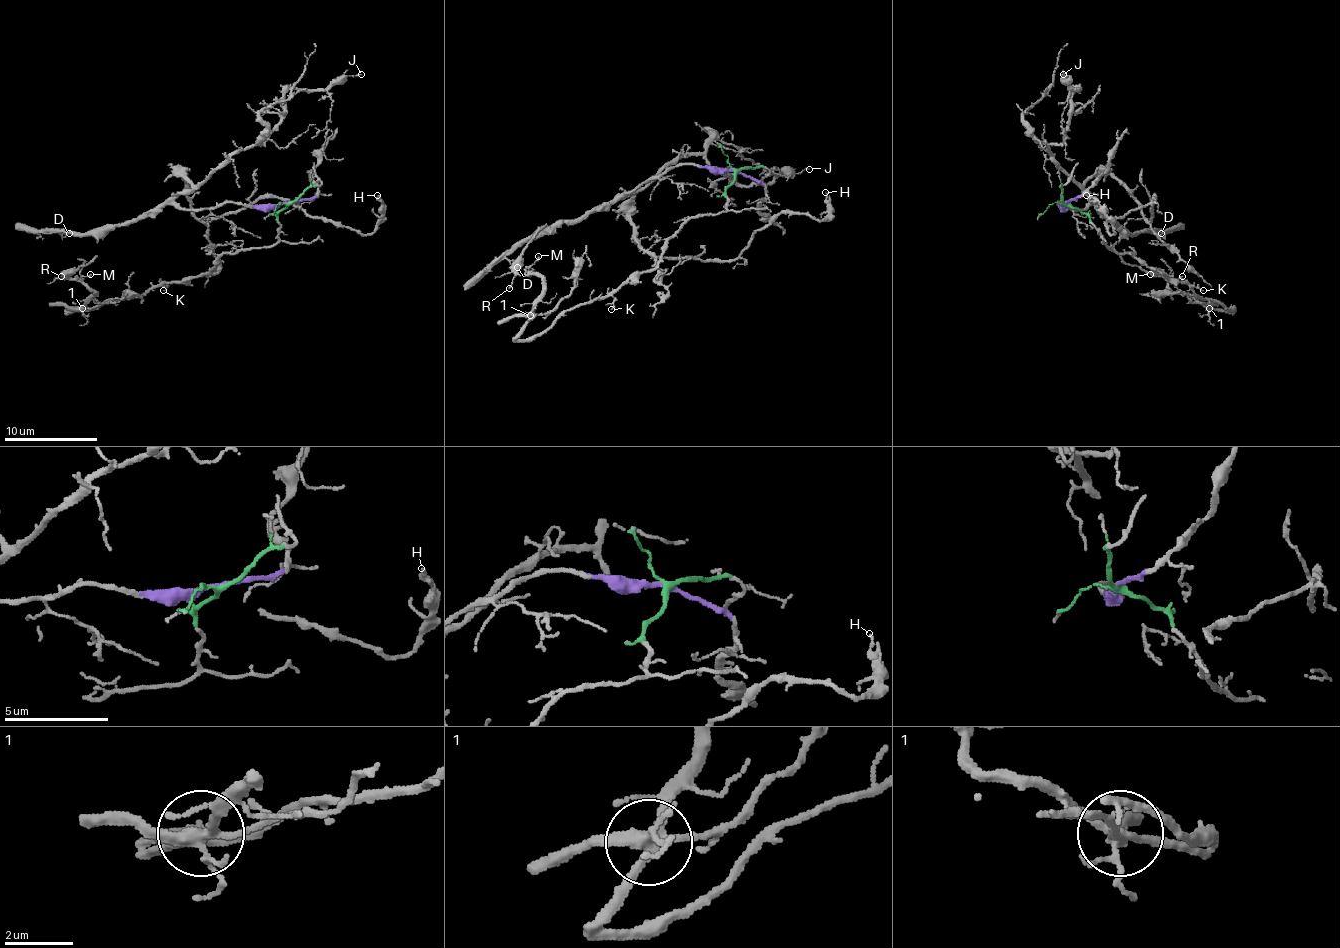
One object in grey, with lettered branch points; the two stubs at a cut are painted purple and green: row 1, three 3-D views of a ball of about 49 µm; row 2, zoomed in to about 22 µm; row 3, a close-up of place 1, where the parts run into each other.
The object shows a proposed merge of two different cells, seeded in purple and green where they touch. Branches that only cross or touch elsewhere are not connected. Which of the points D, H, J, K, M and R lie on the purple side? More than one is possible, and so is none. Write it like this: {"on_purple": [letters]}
{"on_purple": ["D", "H", "J"]}

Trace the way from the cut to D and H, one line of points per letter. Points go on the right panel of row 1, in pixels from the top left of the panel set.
D: (1064, 204), (1060, 206), (1060, 201), (1069, 208), (1092, 204), (1125, 234), (1162, 234)
H: (1064, 204), (1083, 208), (1083, 185), (1111, 174), (1150, 220), (1155, 197), (1106, 225), (1113, 234), (1085, 194)

